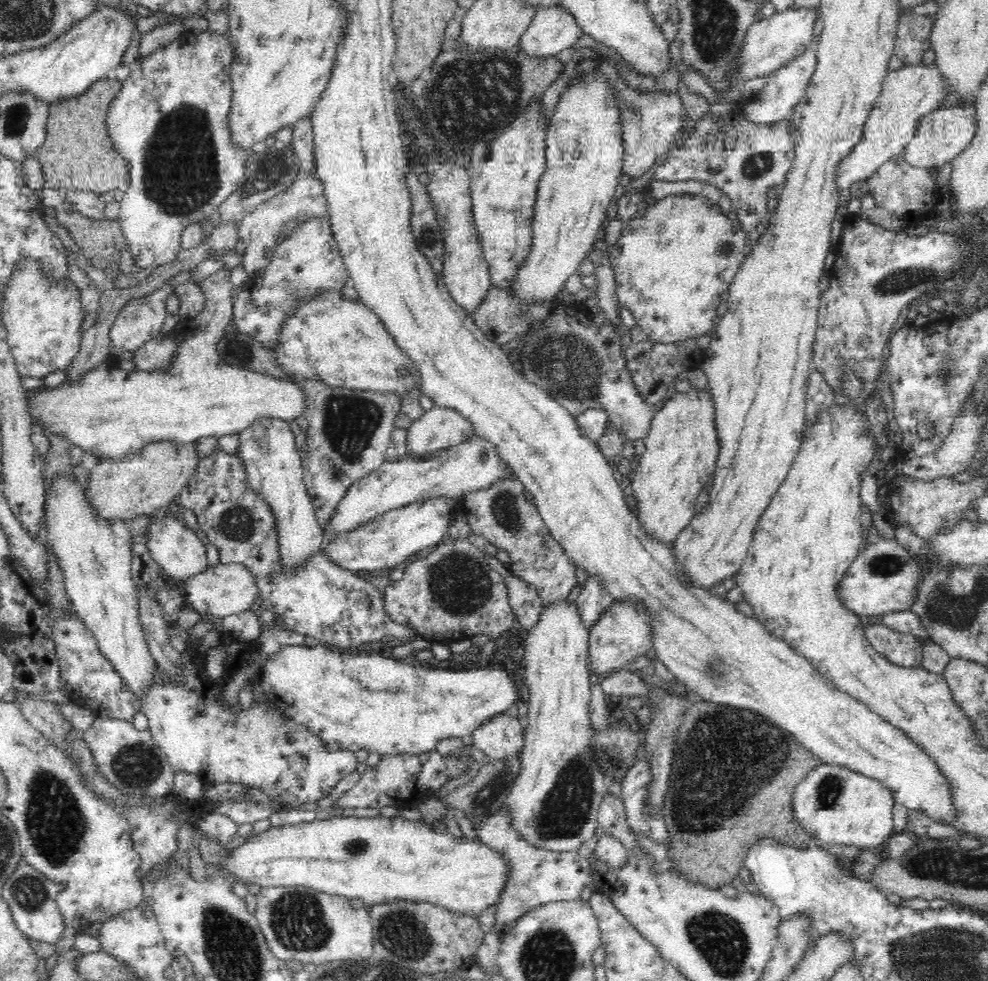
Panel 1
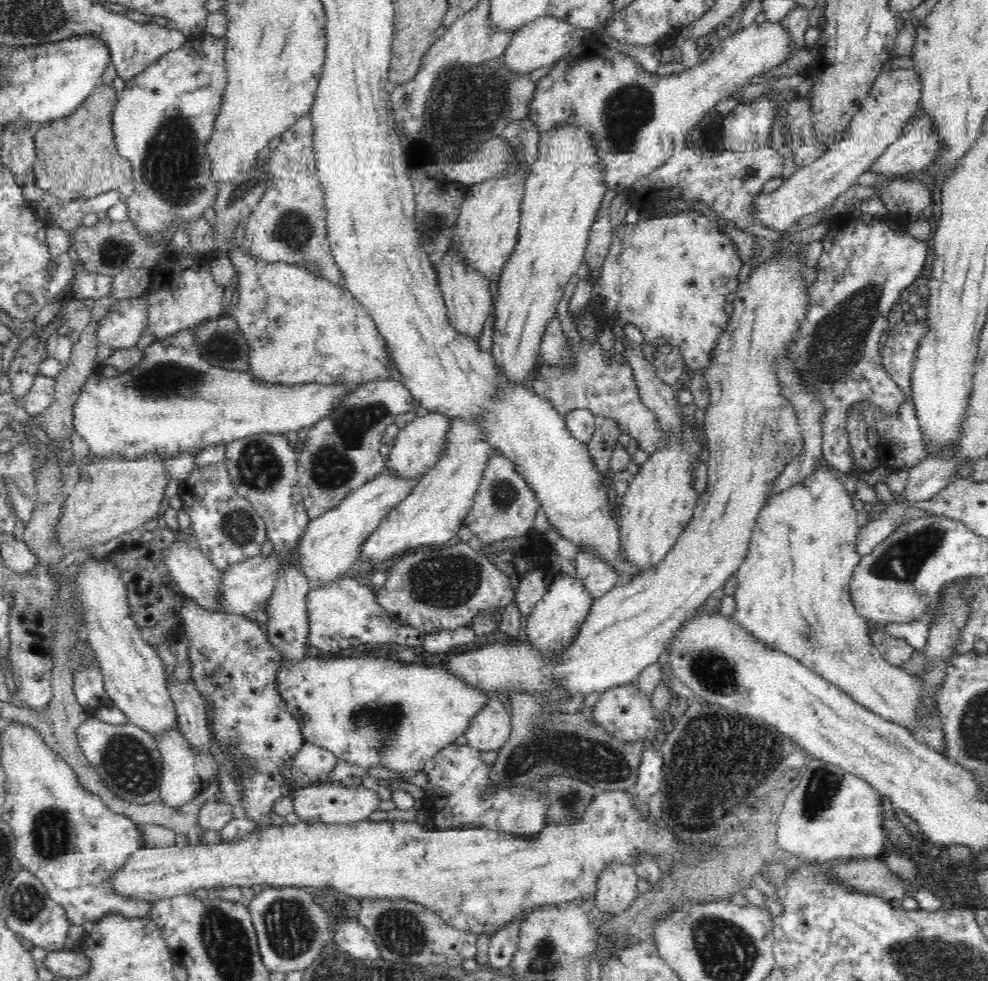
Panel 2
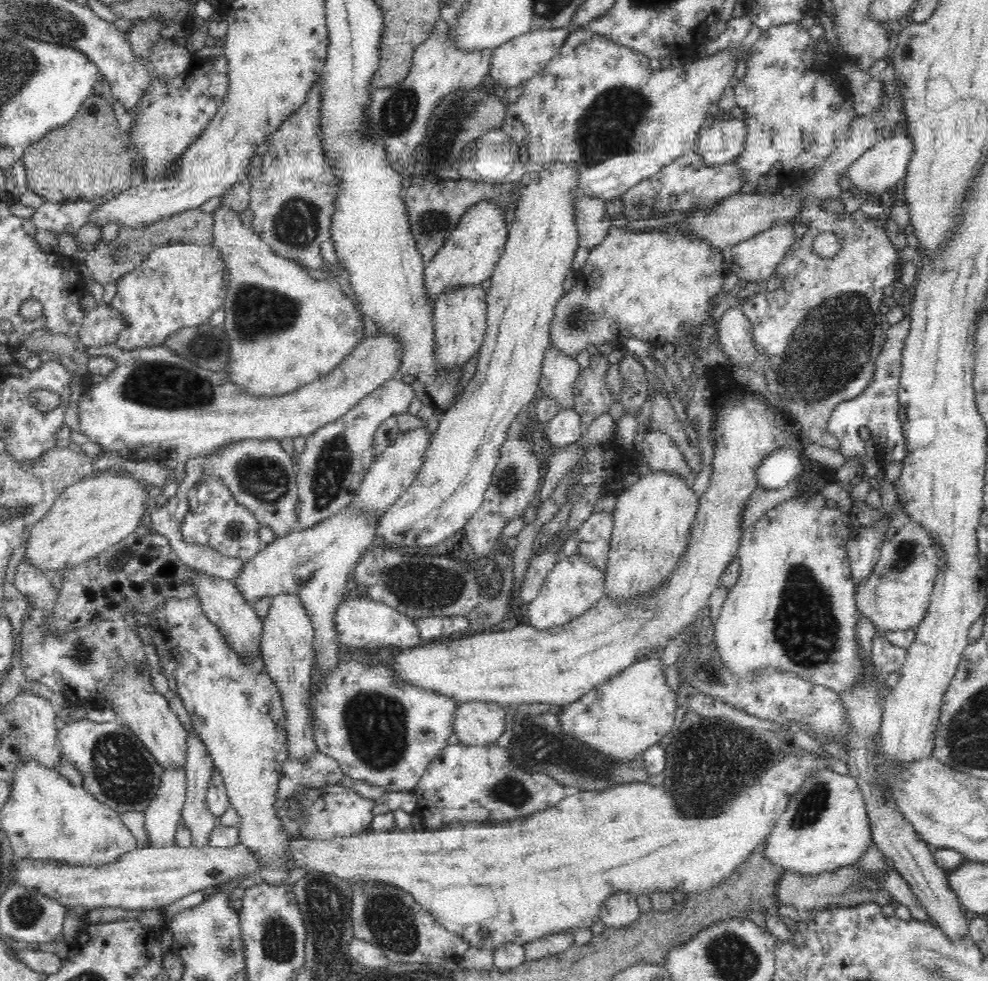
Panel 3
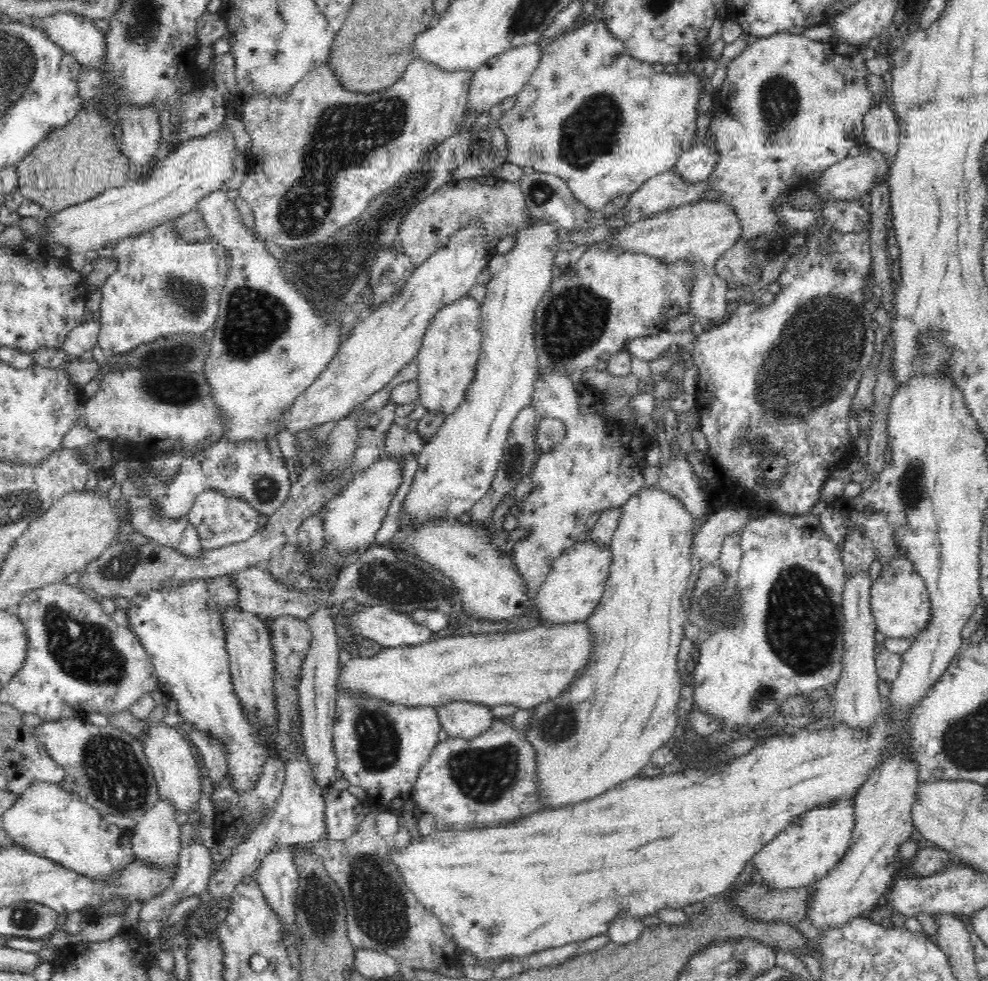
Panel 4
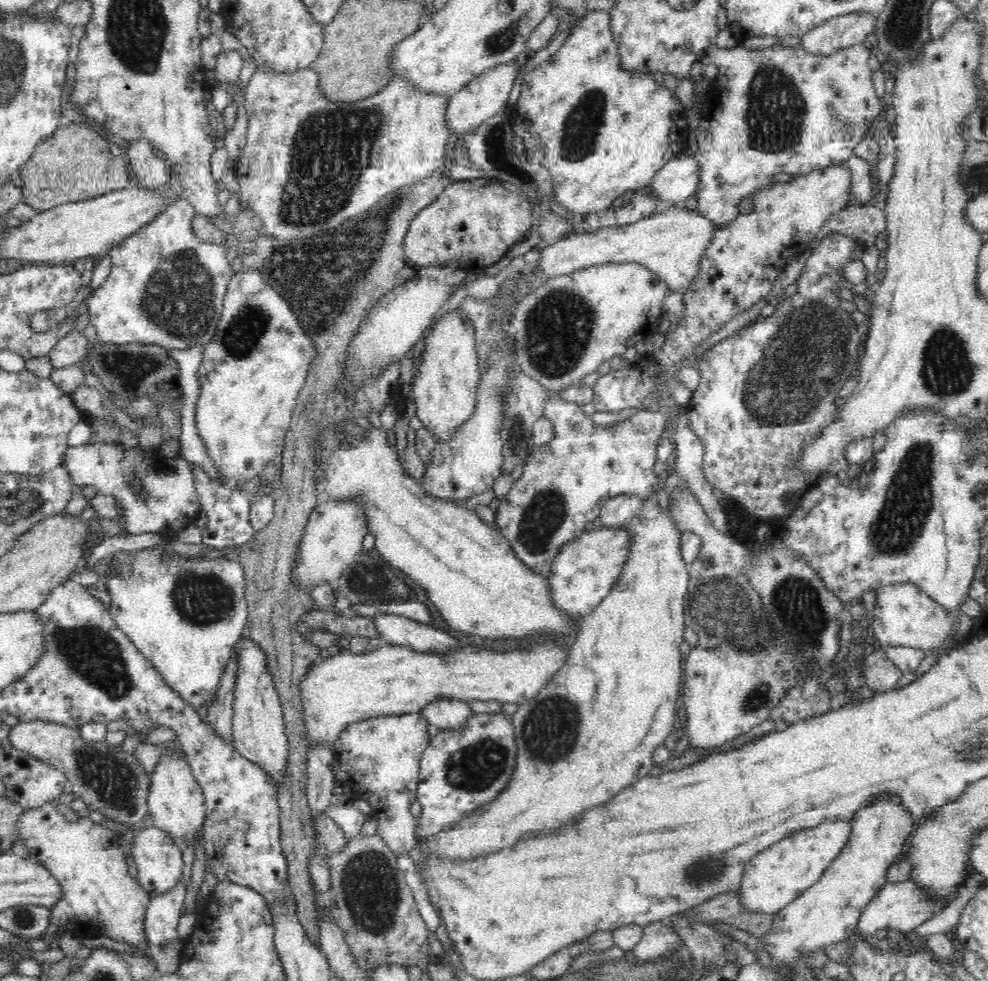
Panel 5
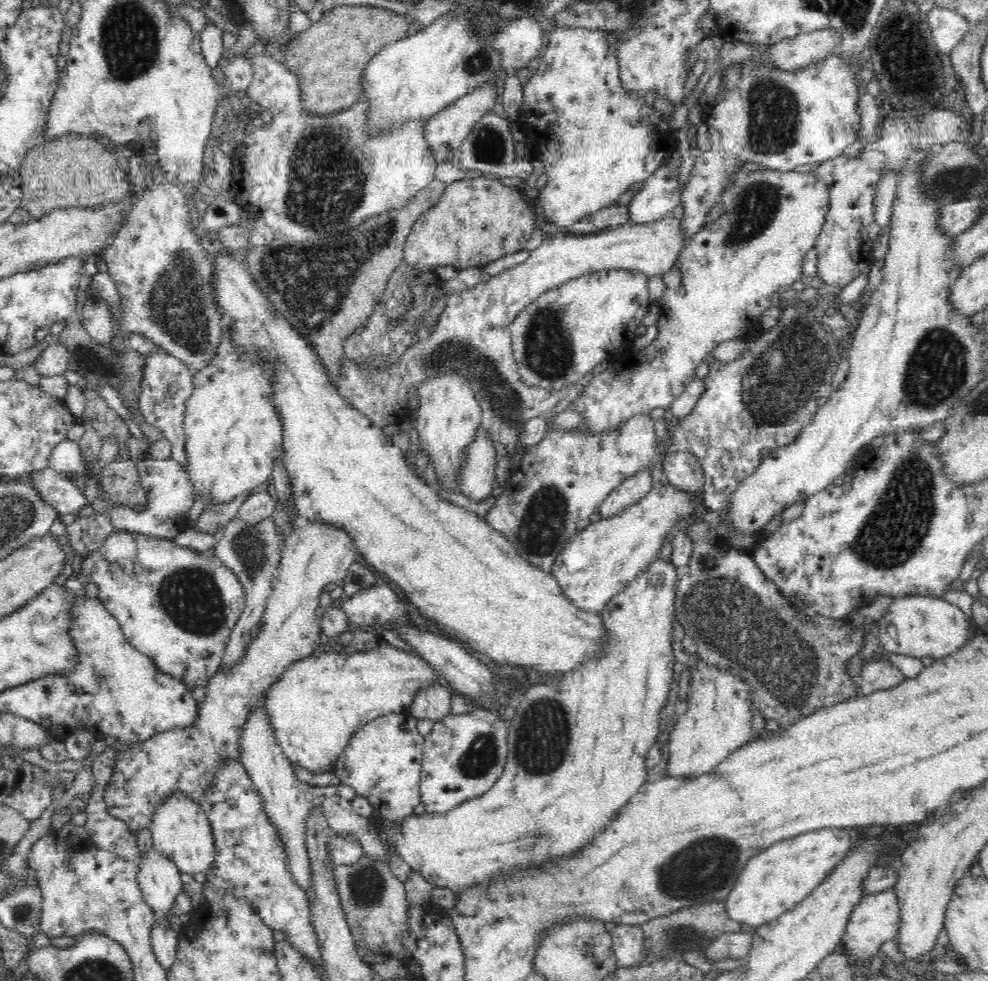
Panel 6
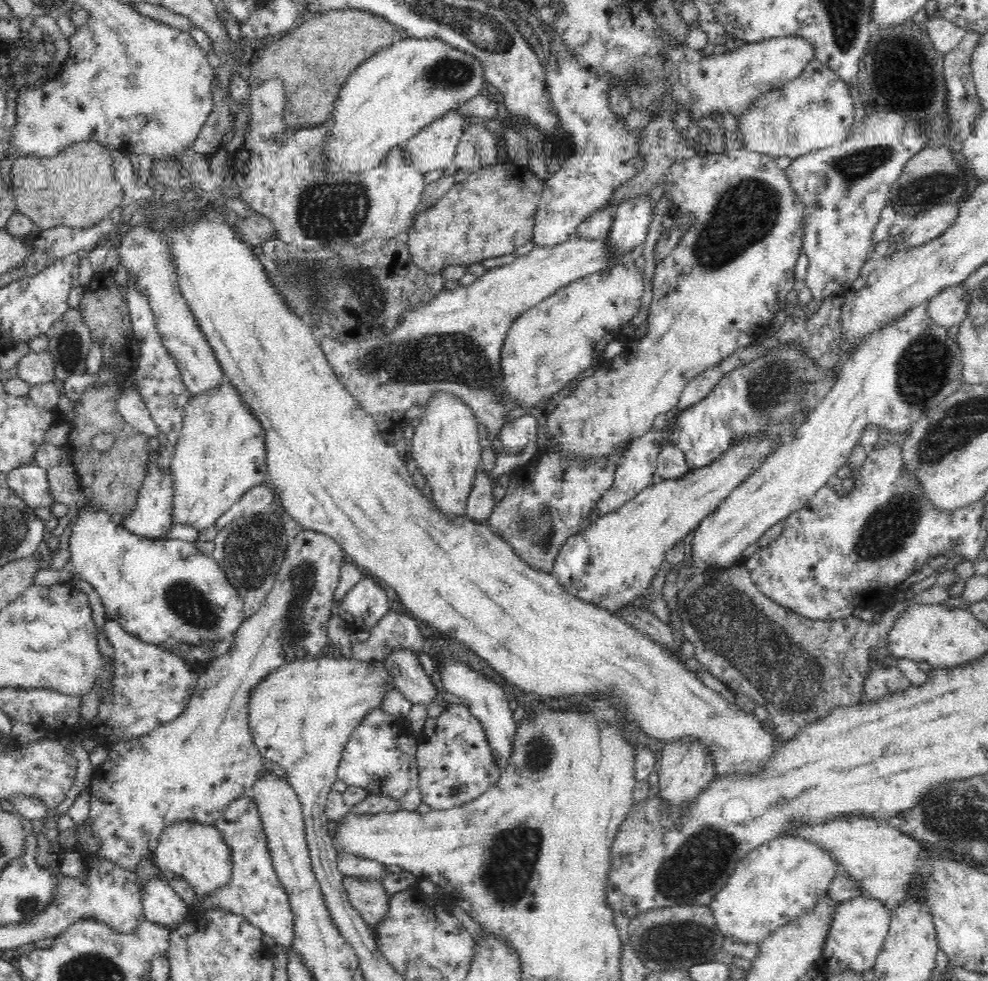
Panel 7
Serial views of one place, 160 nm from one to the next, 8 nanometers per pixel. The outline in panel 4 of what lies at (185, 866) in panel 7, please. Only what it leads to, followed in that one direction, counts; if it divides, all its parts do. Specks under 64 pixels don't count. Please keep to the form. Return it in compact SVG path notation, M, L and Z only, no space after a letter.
M161 721L152 724L146 730L143 749L158 781L158 793L160 793L158 798L174 801L178 812L187 814L188 809L198 804L201 794L199 769L190 742L176 730L175 726L168 726Z

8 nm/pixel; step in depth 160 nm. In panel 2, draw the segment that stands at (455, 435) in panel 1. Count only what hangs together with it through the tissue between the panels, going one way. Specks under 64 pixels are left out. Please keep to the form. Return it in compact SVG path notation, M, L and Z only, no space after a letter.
M440 412L428 413L425 416L416 417L403 429L400 429L396 438L396 444L390 449L385 467L390 467L394 473L402 477L418 477L424 475L444 454L448 446L448 430L452 428L452 419Z

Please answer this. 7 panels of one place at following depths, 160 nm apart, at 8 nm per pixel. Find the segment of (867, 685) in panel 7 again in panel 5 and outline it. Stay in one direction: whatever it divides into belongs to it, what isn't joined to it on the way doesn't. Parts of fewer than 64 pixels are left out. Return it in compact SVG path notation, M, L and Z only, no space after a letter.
M884 647L865 657L864 671L867 685L878 692L894 688L903 673L902 669L885 654Z

